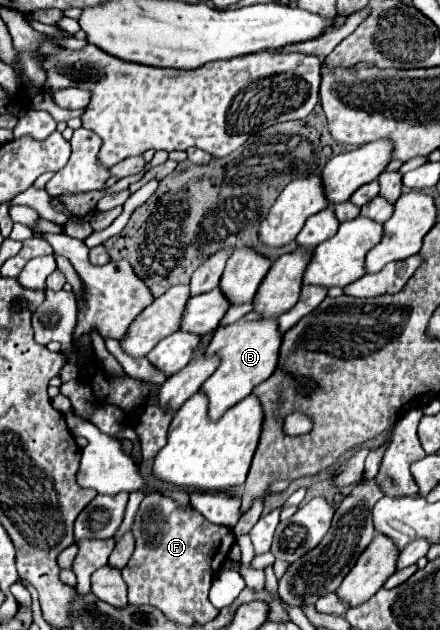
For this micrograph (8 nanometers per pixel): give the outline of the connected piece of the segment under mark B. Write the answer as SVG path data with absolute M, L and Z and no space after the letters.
M240 319L236 323L222 325L216 329L212 341L206 347L206 353L208 355L218 353L222 363L216 369L216 373L208 377L202 385L202 391L210 399L208 415L214 421L220 419L226 409L248 397L256 385L260 385L274 373L278 363L280 343L282 343L282 333L278 331L278 319L260 319L260 321Z

